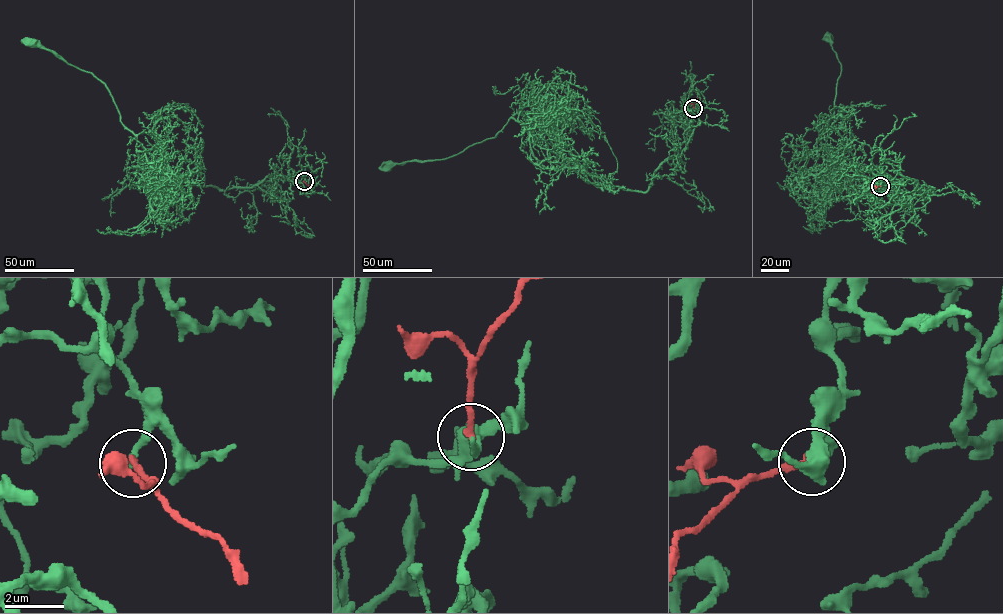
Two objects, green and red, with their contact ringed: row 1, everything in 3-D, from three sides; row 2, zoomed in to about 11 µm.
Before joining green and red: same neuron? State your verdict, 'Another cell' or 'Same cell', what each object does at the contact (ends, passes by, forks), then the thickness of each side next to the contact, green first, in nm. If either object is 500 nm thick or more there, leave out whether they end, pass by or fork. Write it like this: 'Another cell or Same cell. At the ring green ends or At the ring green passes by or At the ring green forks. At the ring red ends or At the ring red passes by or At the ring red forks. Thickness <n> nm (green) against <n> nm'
Another cell. At the ring green ends. At the ring red ends. Thickness 190 nm (green) against 200 nm

